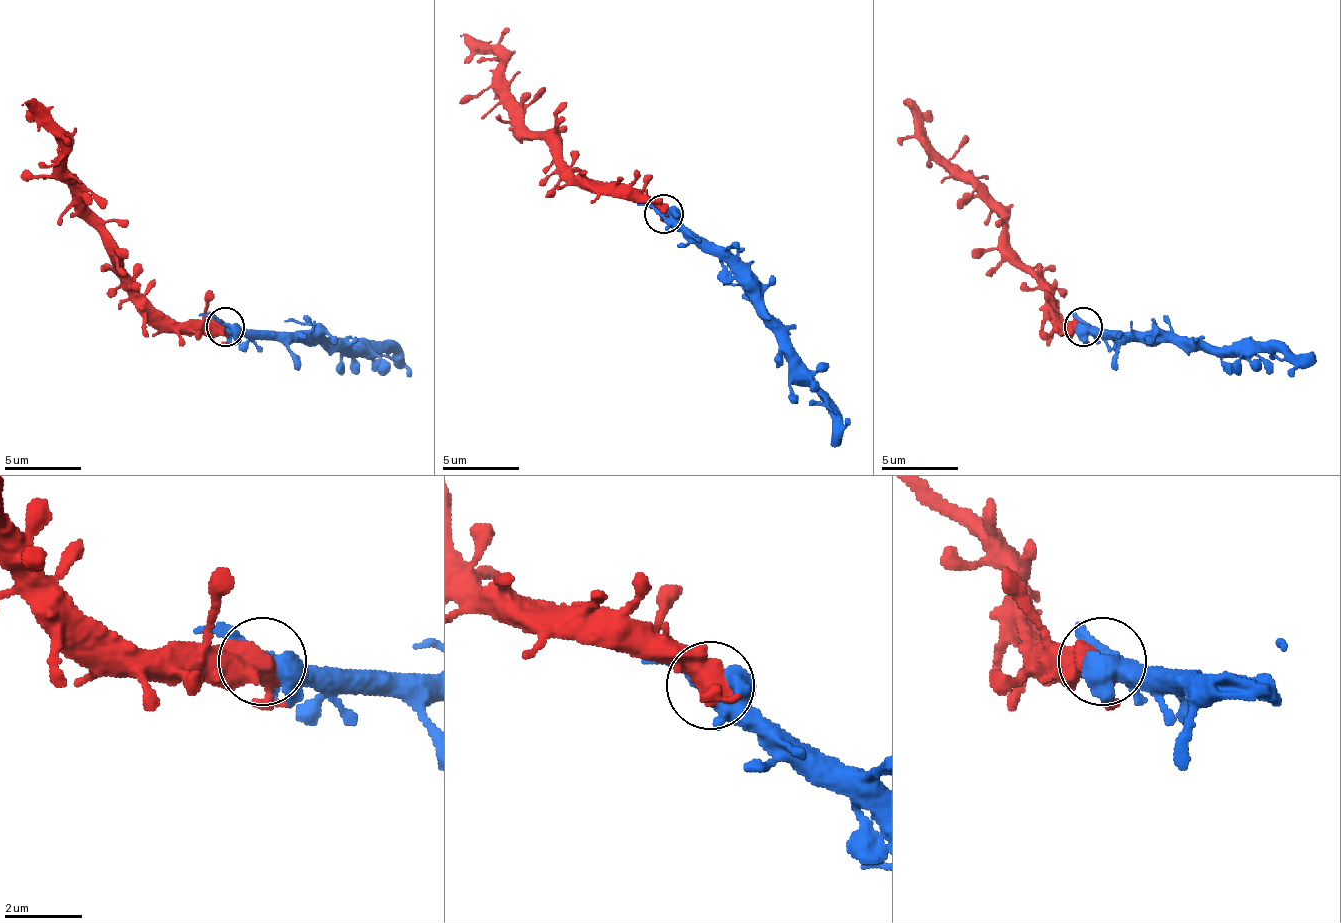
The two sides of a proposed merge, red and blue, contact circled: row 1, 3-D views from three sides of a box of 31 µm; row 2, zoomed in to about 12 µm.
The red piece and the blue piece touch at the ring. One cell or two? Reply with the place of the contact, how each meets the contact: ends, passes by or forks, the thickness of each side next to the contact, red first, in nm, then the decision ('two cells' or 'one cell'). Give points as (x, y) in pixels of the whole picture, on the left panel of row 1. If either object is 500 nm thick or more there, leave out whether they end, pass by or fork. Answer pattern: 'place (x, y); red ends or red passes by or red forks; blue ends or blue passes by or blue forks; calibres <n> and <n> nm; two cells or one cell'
place (225, 326); calibres 500 and 360 nm; one cell

